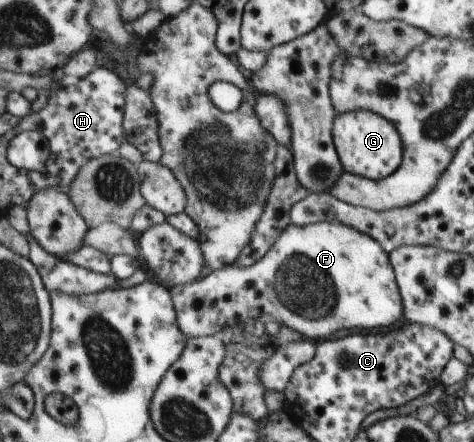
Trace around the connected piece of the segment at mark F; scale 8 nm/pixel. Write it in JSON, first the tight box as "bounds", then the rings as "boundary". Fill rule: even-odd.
{"bounds":[171,221,404,342],"boundary":[[[322,221],[309,226],[290,225],[277,239],[270,255],[266,254],[250,267],[230,264],[218,271],[209,271],[194,283],[184,287],[173,287],[171,293],[177,307],[177,315],[182,331],[190,338],[210,337],[226,327],[256,319],[260,315],[272,315],[282,325],[298,331],[306,340],[320,342],[330,339],[338,331],[352,329],[390,329],[404,314],[404,300],[401,298],[396,273],[391,257],[385,248],[365,232],[356,231],[346,223]]]}

